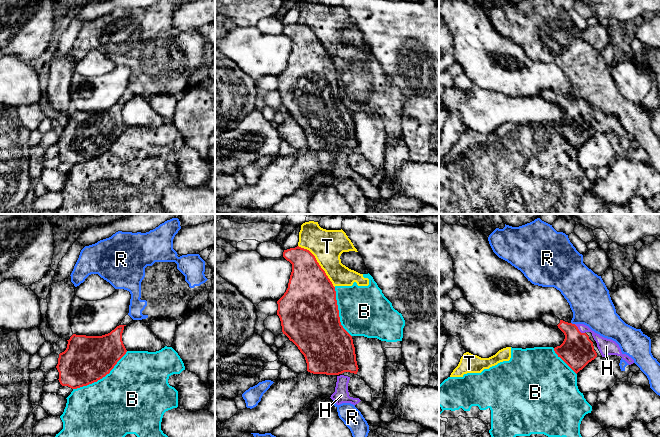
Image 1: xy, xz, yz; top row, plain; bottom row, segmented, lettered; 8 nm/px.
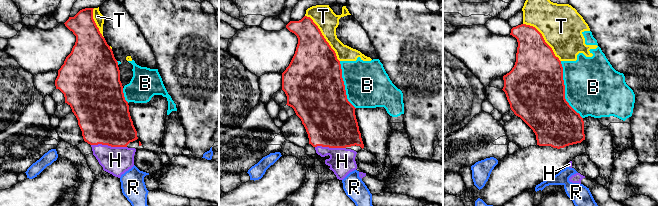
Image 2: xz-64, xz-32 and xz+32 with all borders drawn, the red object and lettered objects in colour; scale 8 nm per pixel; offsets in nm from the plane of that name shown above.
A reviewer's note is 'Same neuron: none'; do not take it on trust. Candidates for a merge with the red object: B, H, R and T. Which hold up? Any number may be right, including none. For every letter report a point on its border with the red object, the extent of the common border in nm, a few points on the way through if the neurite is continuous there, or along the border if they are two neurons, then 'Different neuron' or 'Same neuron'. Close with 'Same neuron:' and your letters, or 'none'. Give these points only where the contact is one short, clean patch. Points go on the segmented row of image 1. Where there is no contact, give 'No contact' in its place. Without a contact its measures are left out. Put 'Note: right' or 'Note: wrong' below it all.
B: Touches red at xy (101, 378). Shared border 550 nm. Different neuron
H: Touches red at yz (578, 330). Shared border 120 nm. Path across: yz (577, 350), (578, 330), (590, 330), (605, 345). Same neuron
R: Touches red at yz (573, 324). Shared border 40 nm. Boundary: yz (571, 322), (574, 324). Different neuron
T: Touches red at xz (318, 264). Shared border 460 nm. Different neuron
Same neuron: H
Note: wrong

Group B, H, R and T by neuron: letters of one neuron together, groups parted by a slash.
B T / H / R

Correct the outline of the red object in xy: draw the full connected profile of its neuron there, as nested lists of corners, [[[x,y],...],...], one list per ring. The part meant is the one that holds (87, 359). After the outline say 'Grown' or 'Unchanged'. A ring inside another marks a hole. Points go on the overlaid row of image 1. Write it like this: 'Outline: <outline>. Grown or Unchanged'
Outline: [[[119,325],[110,333],[102,336],[86,336],[73,334],[68,341],[67,348],[59,354],[56,366],[59,372],[59,382],[62,386],[77,389],[87,386],[105,377],[117,362],[126,354],[127,350],[122,341],[122,333],[126,325]]]. Unchanged

